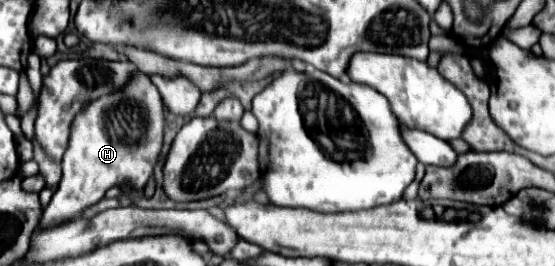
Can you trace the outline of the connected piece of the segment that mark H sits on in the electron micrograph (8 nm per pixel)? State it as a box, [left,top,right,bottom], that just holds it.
[38,72,164,230]

